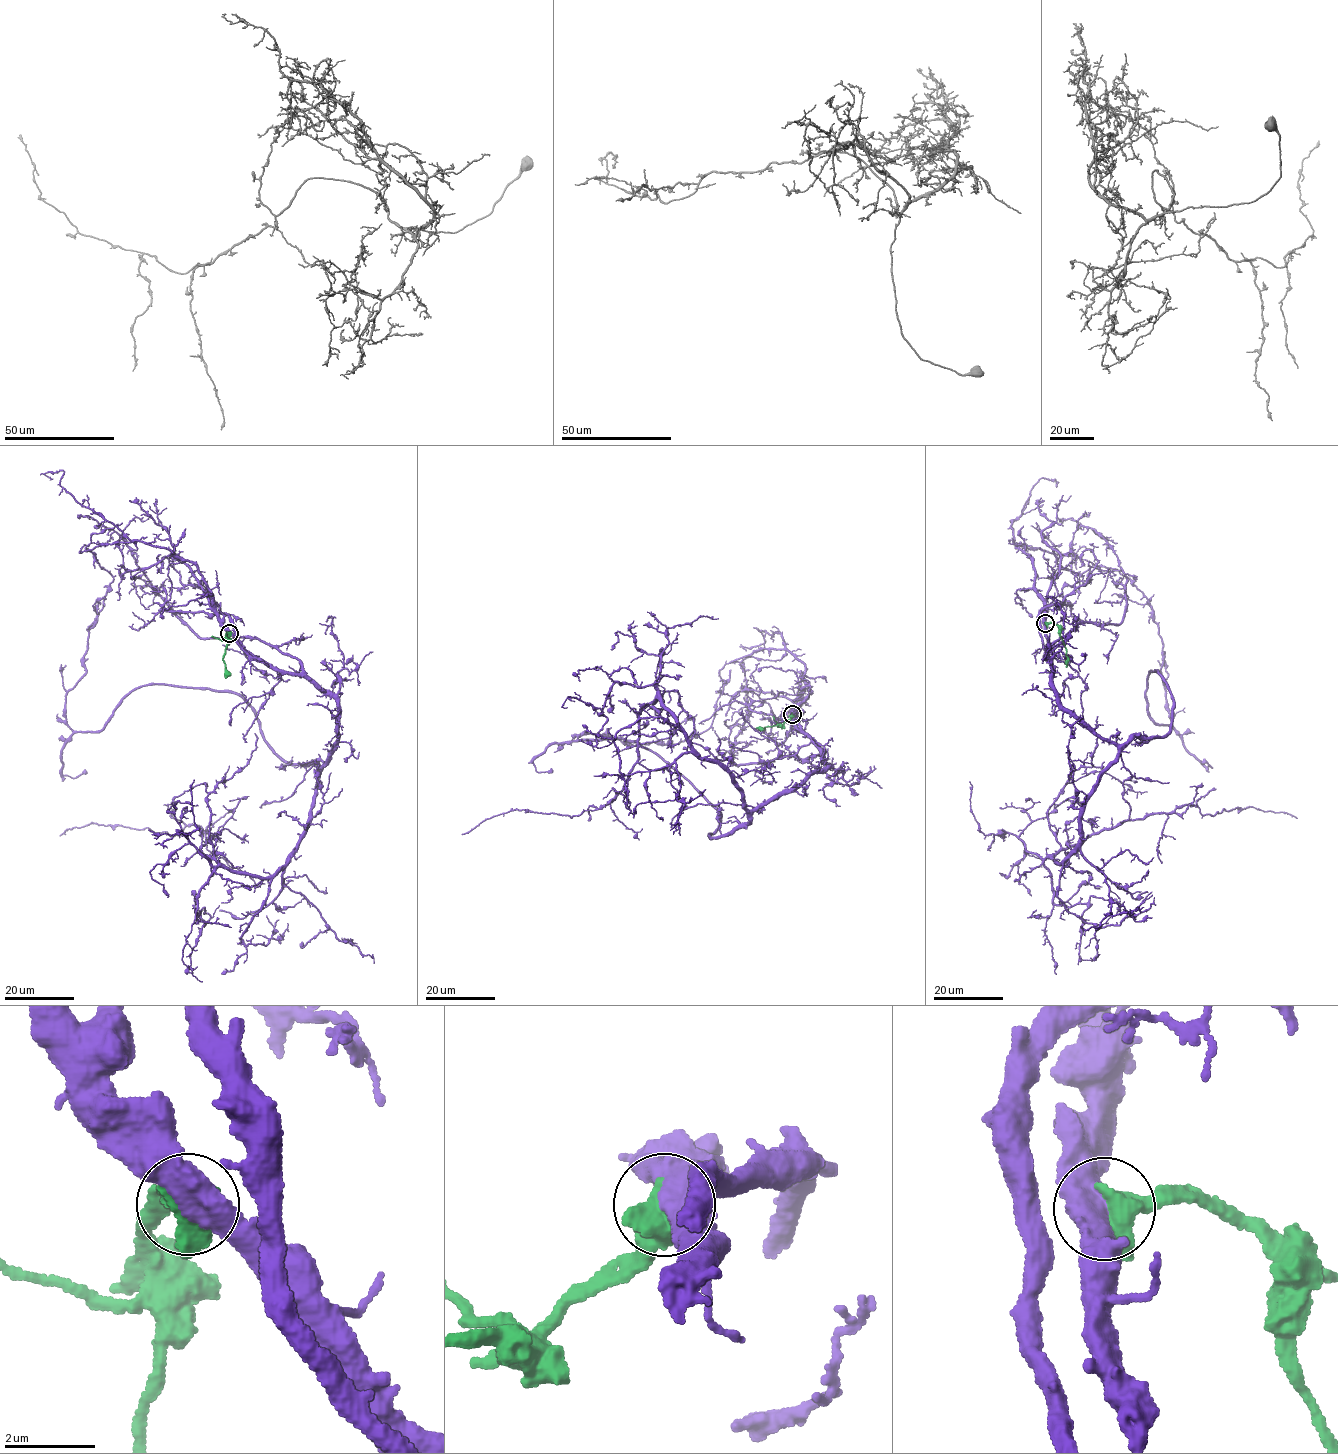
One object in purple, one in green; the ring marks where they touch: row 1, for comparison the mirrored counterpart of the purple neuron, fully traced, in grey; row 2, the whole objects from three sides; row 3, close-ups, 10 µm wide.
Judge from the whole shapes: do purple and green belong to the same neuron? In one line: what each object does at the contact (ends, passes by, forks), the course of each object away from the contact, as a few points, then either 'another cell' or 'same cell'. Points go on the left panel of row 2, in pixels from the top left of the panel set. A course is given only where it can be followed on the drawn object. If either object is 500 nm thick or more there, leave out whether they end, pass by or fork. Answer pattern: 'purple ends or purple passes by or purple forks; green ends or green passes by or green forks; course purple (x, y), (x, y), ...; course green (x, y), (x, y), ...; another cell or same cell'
course purple (229, 633), (336, 700), (321, 770), (234, 692), (144, 684), (75, 732), (113, 579), (89, 551); course green (229, 633), (223, 659), (226, 678); another cell

